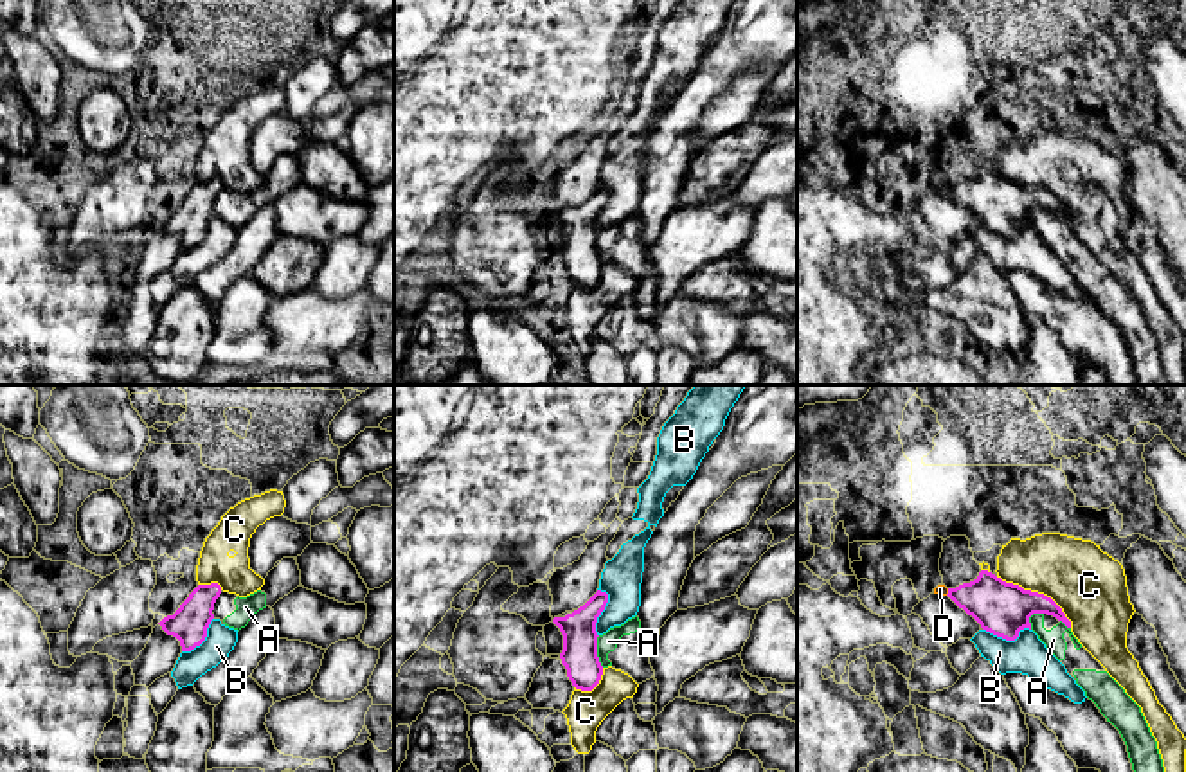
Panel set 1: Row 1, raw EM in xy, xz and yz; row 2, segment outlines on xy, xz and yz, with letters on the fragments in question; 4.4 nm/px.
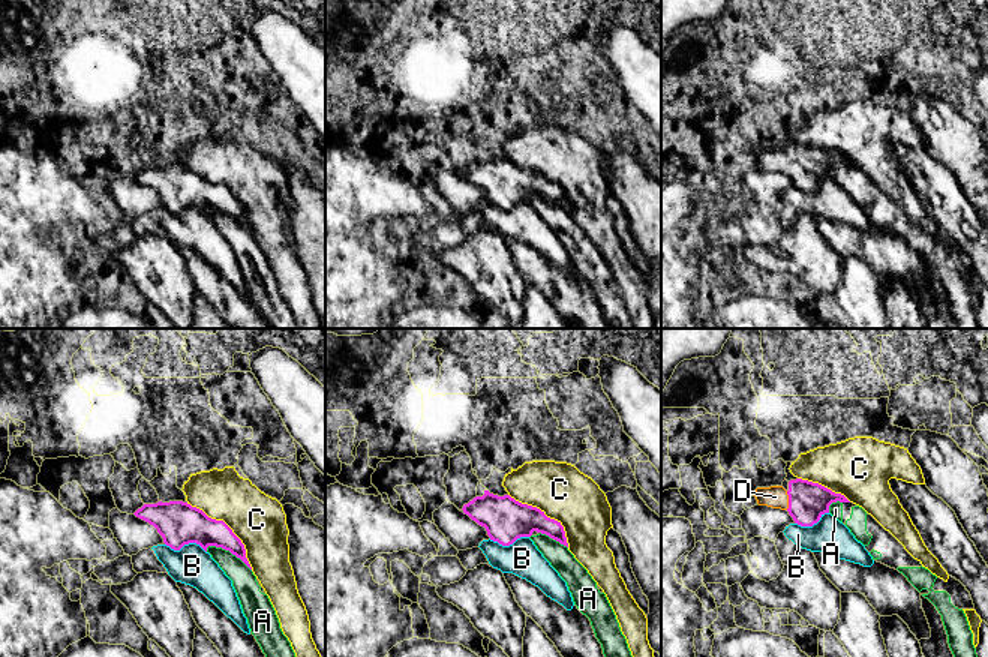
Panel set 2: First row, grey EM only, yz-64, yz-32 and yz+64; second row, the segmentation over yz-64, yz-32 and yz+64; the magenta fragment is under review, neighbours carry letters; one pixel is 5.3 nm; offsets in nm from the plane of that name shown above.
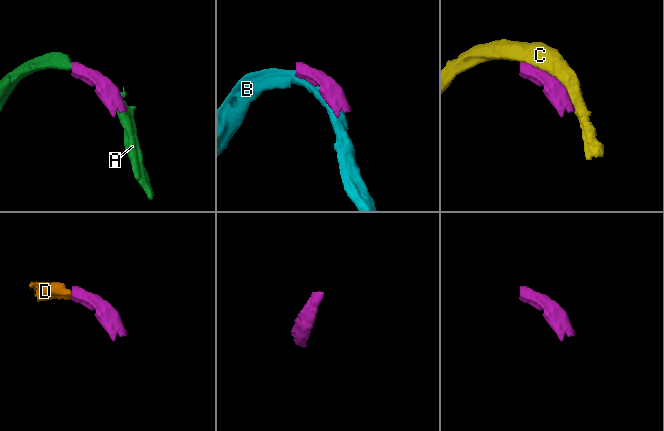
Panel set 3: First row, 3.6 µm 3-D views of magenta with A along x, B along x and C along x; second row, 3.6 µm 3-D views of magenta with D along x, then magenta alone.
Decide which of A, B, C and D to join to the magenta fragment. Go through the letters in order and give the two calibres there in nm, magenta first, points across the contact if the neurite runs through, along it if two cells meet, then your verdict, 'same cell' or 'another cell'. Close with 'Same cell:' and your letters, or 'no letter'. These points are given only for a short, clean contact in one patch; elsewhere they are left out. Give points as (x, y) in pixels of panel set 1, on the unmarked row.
A: 160 nm thick on the magenta side, 90 nm on the other; another cell
B: 160 nm thick on the magenta side, 180 nm on the other; another cell
C: 240 nm thick on the magenta side, 320 nm on the other; another cell
D: 240 nm thick on the magenta side, 50 nm on the other; runs through yz (1001, 206), (985, 195), (949, 189), (940, 186); same cell
Same cell: D

